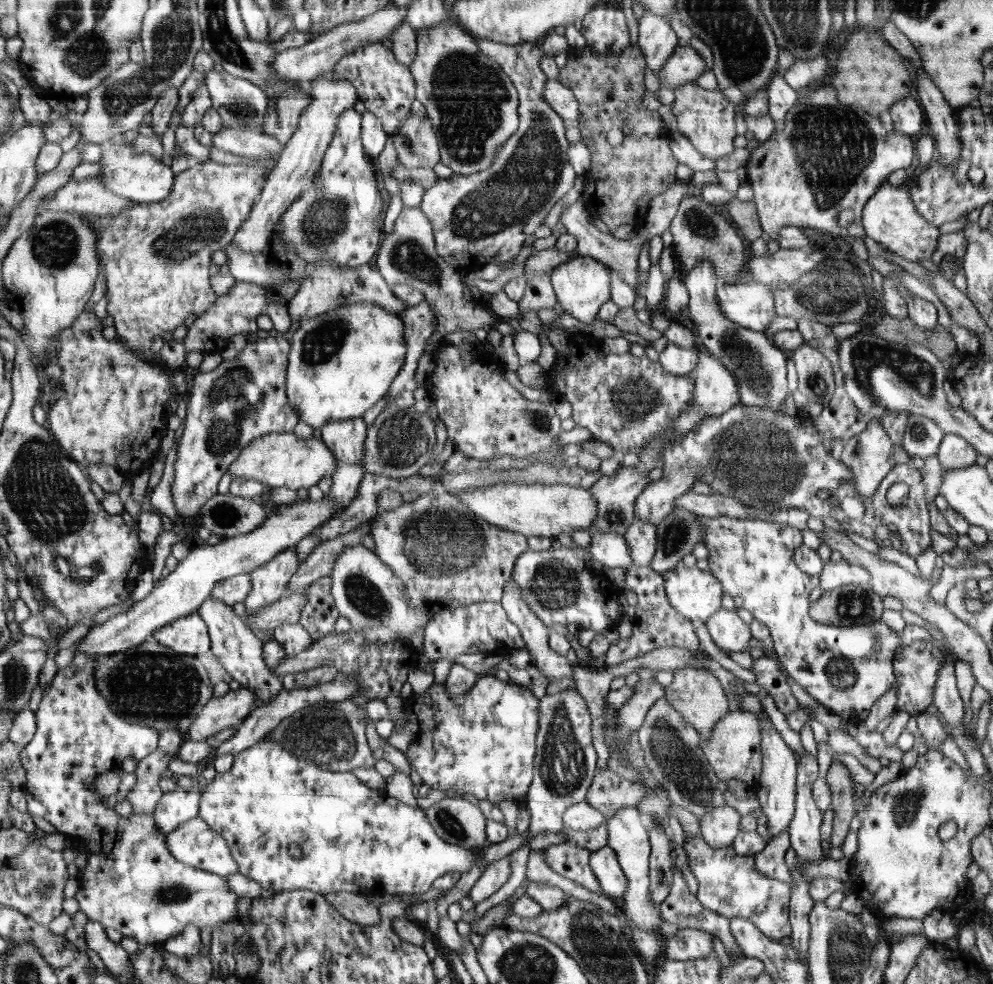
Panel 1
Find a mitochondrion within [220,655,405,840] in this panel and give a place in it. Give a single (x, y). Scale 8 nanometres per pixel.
(324, 733)

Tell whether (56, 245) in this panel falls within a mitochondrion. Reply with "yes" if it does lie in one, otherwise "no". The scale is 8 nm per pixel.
yes

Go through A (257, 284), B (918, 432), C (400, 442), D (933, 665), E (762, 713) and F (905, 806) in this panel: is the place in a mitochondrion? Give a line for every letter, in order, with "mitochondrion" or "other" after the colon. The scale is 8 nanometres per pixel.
A: other
B: mitochondrion
C: mitochondrion
D: other
E: other
F: mitochondrion

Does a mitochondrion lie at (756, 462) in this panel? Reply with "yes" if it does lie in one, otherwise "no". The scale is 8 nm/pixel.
yes

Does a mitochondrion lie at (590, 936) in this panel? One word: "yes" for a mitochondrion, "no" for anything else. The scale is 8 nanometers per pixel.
yes

